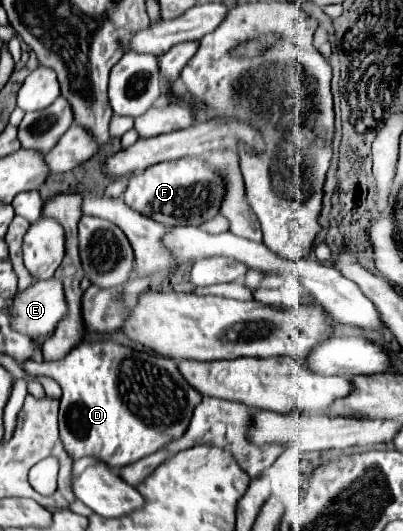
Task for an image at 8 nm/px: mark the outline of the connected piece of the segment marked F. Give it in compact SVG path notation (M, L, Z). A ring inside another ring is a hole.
M180 158L170 162L160 162L150 166L148 170L134 172L128 180L128 186L124 190L124 204L132 210L164 224L164 226L200 226L202 222L214 218L218 214L218 204L222 202L224 194L224 182L222 178L200 158Z

